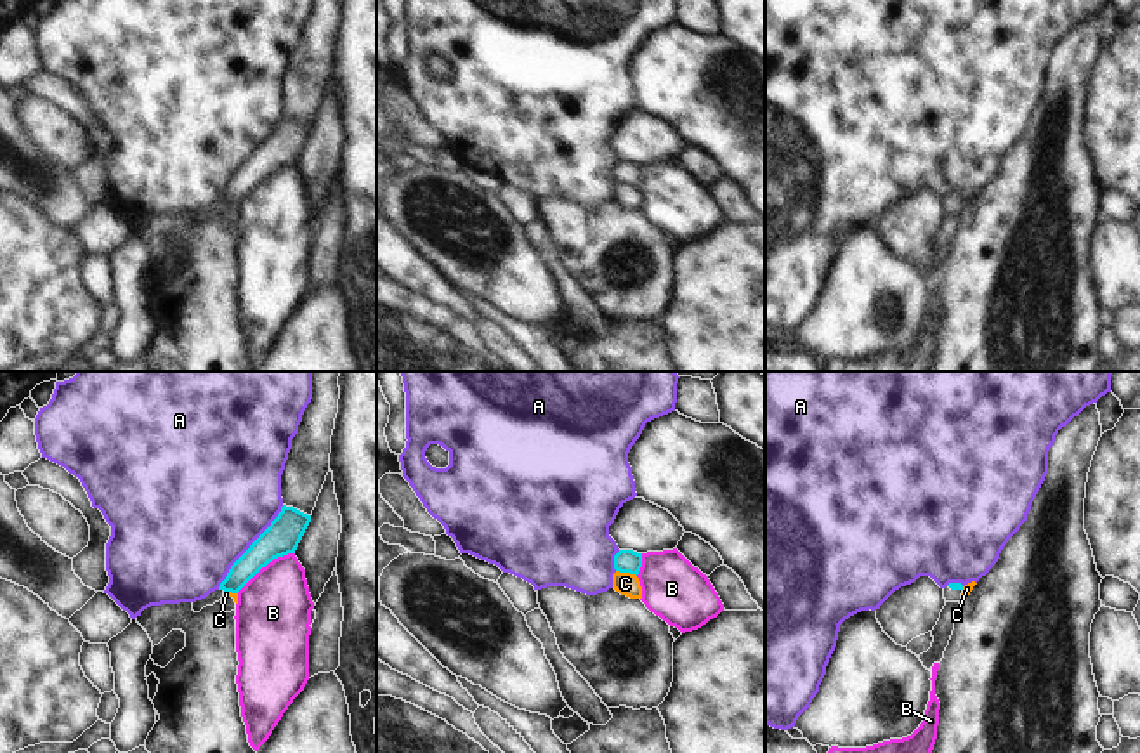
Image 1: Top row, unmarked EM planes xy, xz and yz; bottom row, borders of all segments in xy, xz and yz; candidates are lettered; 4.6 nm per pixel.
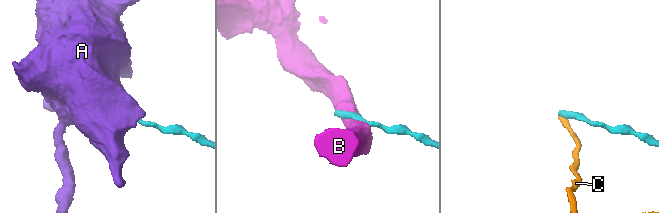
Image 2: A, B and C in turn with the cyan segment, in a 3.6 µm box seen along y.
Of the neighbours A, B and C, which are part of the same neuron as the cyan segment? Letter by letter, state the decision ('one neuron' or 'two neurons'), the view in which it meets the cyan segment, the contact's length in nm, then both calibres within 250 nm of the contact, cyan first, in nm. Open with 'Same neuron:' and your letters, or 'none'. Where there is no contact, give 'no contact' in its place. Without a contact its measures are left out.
Same neuron: none
A: two neurons; meets cyan in xy; contact 500 nm long; 160 nm thick on the cyan side, 480 nm on the other
B: two neurons; meets cyan in xy; contact 320 nm long; 160 nm thick on the cyan side, 340 nm on the other
C: two neurons; meets cyan in xz; contact 100 nm long; 110 nm thick on the cyan side, 100 nm on the other

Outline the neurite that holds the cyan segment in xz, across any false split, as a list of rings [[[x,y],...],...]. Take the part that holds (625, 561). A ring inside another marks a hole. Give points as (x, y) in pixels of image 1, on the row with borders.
[[[619,550],[614,555],[614,569],[619,573],[630,573],[630,574],[639,574],[642,567],[642,553],[637,553],[633,550]]]

